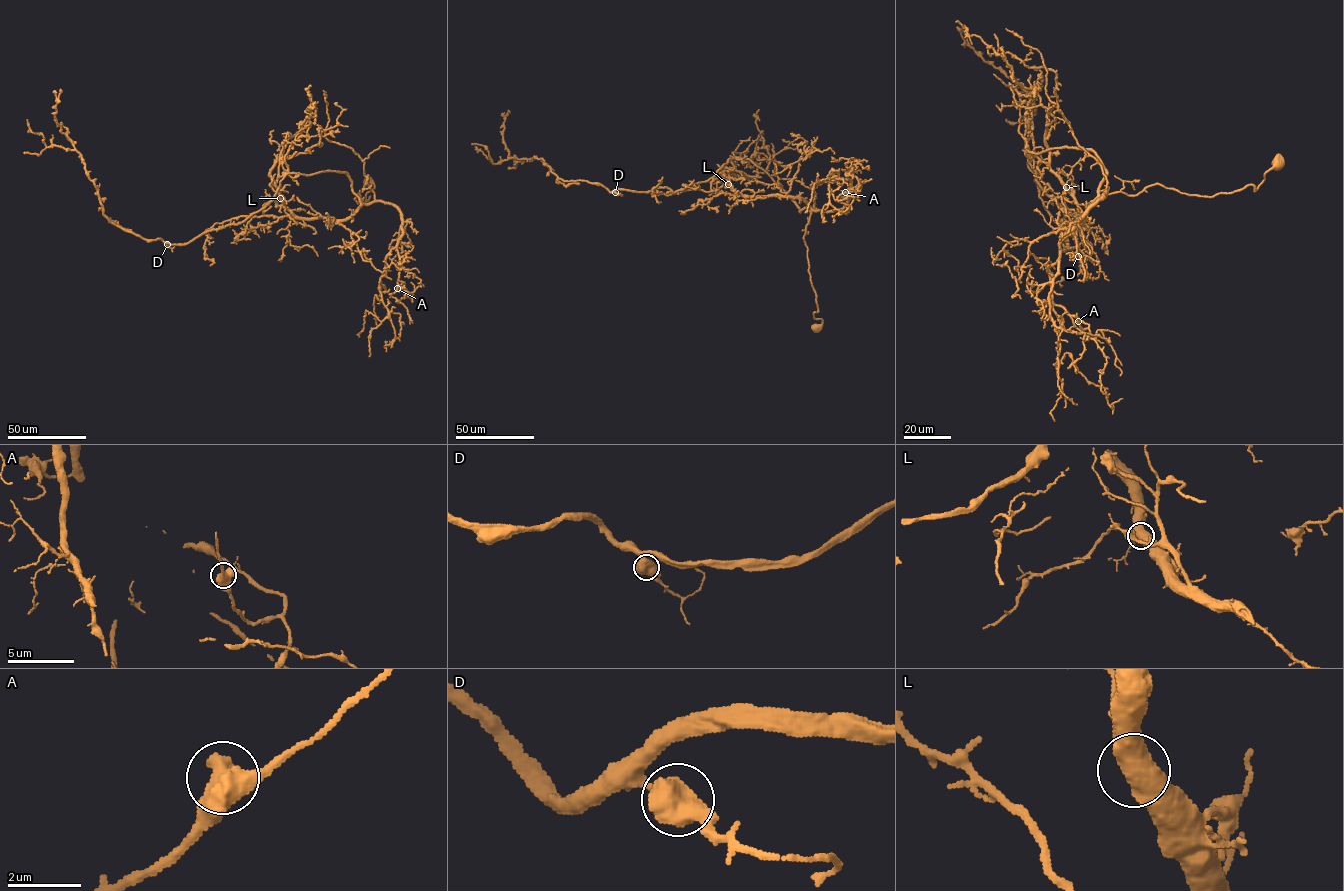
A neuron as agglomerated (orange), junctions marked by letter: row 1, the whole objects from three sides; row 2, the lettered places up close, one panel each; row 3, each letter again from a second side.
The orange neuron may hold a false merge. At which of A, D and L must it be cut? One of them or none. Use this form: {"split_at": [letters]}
{"split_at": []}

